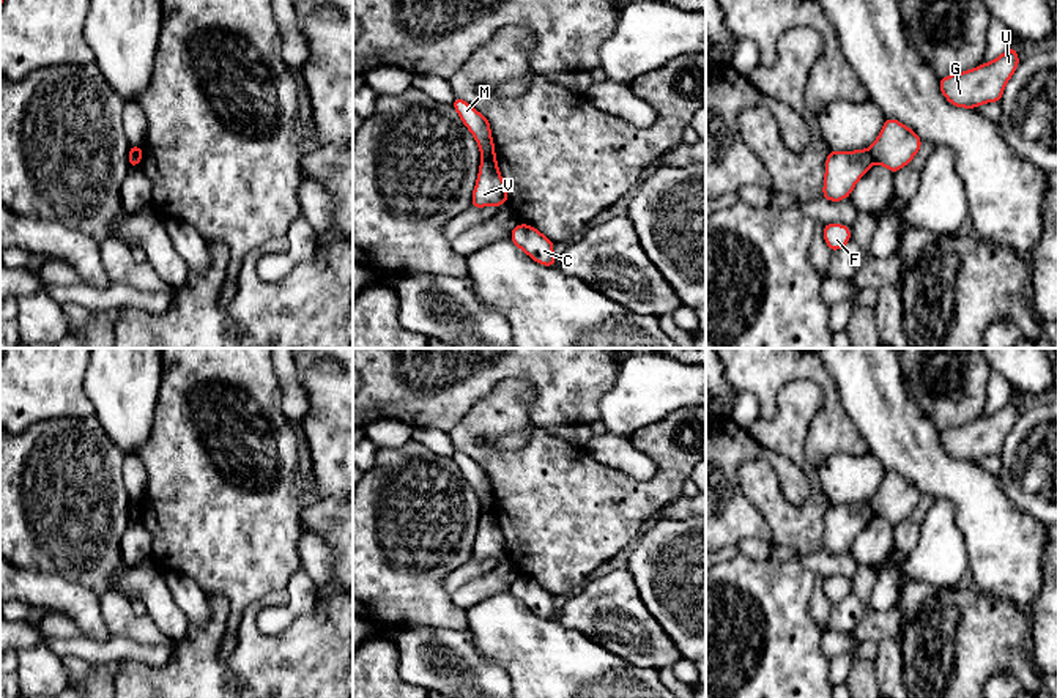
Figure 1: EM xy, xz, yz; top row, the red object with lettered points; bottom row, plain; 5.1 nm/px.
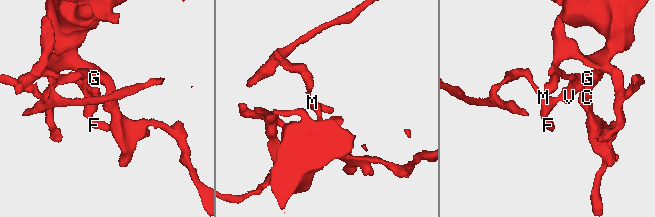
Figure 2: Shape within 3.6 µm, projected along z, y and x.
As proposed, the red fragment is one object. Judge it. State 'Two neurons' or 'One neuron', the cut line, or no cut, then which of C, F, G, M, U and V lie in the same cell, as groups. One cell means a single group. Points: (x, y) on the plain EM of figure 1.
Two neurons. Split along xz (495, 509), (482, 512). Groups: C G U V / F M

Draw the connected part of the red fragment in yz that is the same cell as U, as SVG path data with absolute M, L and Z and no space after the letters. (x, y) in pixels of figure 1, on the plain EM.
M1013 399L991 416L939 432L942 447L955 460L975 462L985 455L999 455L1003 441L1018 422L1019 410Z

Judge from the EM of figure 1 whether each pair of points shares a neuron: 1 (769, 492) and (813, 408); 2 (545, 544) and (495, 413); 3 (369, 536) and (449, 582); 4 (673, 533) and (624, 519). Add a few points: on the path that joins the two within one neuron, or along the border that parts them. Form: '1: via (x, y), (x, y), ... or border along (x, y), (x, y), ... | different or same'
1: via (804, 511), (815, 500), (812, 443) | same
2: via (541, 511), (474, 446) | same
3: border along (470, 558), (445, 577), (443, 588), (449, 594) | different
4: border along (640, 536), (634, 541) | different

